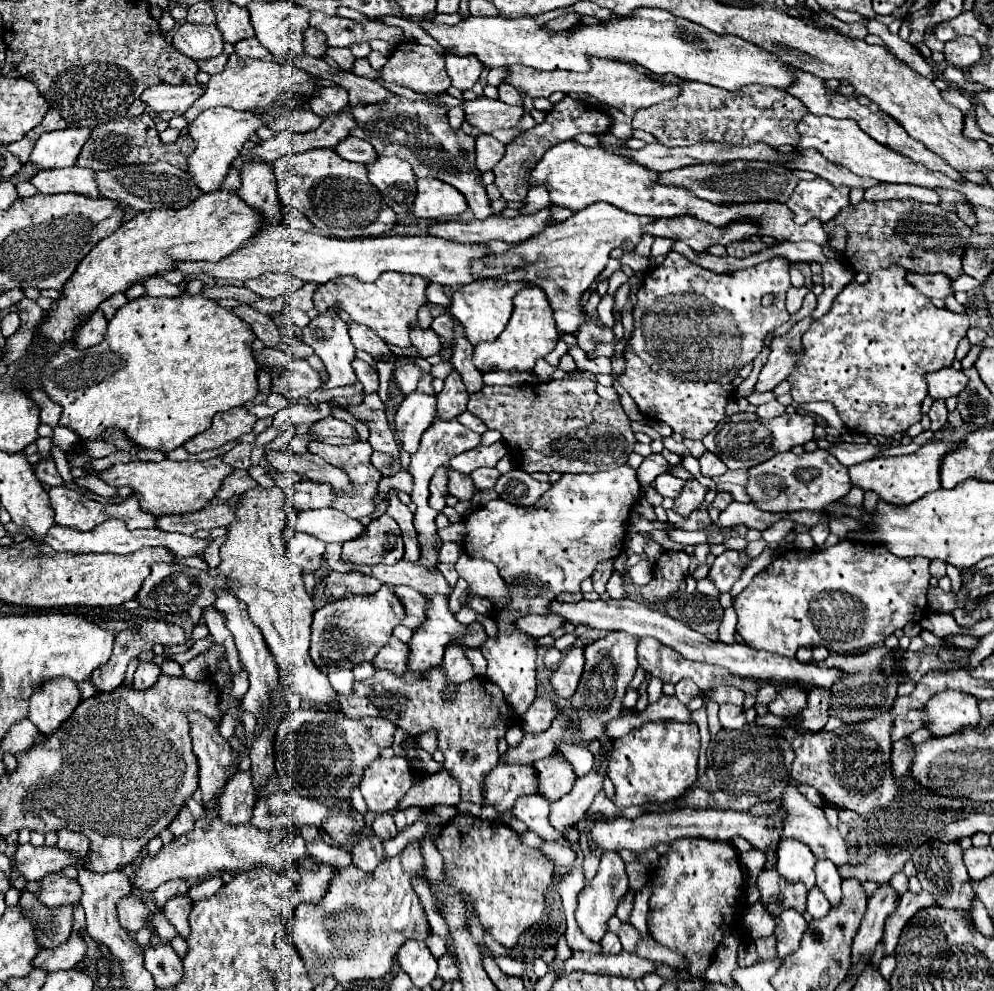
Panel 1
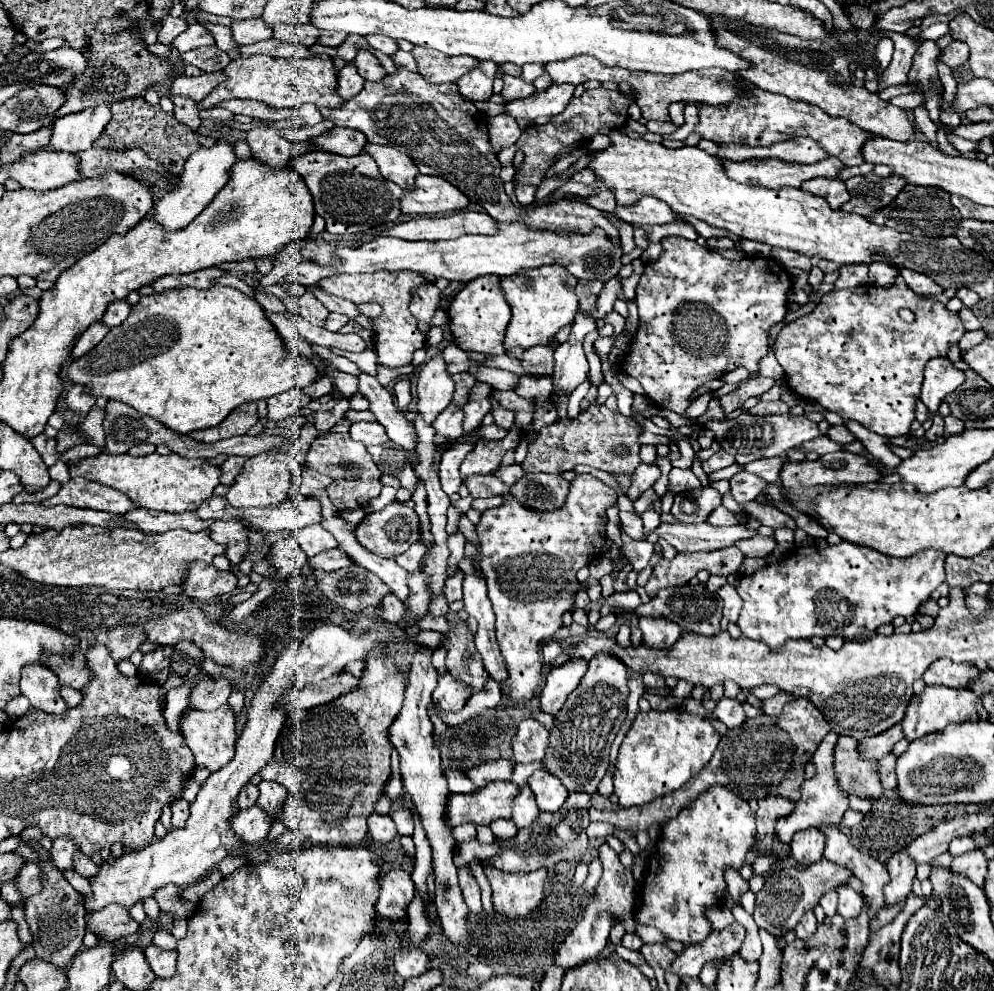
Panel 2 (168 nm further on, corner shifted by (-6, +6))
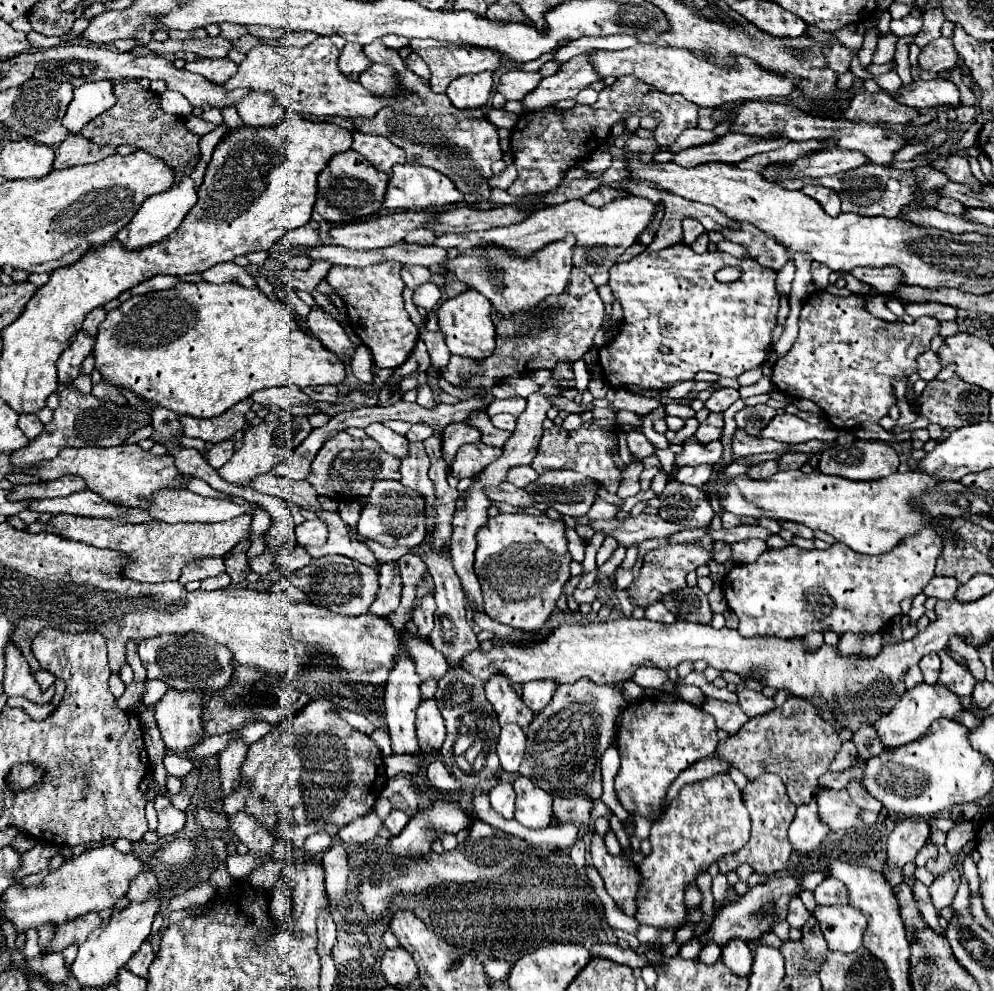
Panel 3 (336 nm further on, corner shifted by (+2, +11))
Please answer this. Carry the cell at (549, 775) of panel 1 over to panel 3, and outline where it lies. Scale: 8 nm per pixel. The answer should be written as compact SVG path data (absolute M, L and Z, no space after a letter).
M517 776L513 782L515 798L515 820L527 828L539 830L551 824L551 794L533 786L525 776Z

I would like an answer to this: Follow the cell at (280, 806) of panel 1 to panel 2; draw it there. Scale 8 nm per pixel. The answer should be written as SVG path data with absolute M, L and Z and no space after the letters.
M253 805L245 811L239 811L237 817L233 817L233 829L243 837L245 843L259 843L269 835L273 821L275 819L269 813L265 813L265 809Z

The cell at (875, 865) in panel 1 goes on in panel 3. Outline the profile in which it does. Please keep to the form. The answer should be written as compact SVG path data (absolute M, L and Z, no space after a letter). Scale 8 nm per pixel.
M791 876L773 878L773 880L767 880L765 884L759 884L759 886L751 888L745 896L741 896L741 898L725 904L721 908L721 912L717 914L717 918L715 918L713 926L709 928L709 932L705 936L701 936L701 942L707 944L709 940L713 940L719 946L723 946L731 938L743 938L743 940L759 938L761 934L765 934L773 928L775 920L785 920L787 904L797 892L799 892L799 880L791 878Z

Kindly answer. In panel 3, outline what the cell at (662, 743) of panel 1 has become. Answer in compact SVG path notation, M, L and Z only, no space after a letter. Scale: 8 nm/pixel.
M677 696L631 702L621 712L617 728L621 768L615 778L615 792L619 802L629 814L655 822L665 810L665 796L671 782L693 762L713 756L717 744L715 720L703 708L687 704Z

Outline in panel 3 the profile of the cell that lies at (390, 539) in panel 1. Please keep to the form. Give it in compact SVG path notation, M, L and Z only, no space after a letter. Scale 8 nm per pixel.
M379 480L373 484L369 502L365 504L359 518L359 534L383 544L383 546L417 546L427 534L427 518L425 518L425 498L405 488L397 480Z

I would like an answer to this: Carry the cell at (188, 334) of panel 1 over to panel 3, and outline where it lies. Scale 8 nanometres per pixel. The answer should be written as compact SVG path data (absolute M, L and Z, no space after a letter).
M179 282L169 290L131 296L119 308L107 312L95 338L95 368L115 386L129 388L141 398L153 400L179 416L215 418L255 390L295 384L321 386L341 384L345 380L345 362L329 352L315 336L307 334L295 318L295 312L279 300L267 298L259 288L245 288L237 282Z

